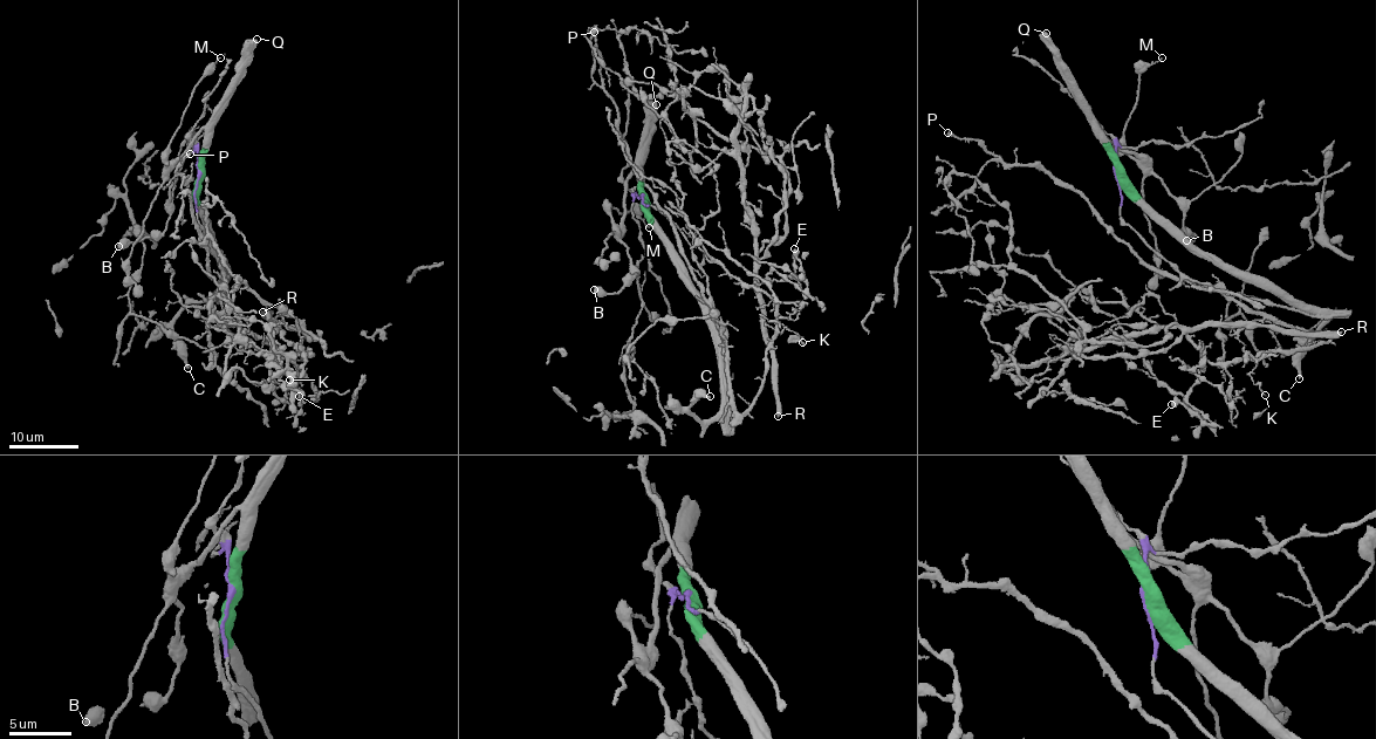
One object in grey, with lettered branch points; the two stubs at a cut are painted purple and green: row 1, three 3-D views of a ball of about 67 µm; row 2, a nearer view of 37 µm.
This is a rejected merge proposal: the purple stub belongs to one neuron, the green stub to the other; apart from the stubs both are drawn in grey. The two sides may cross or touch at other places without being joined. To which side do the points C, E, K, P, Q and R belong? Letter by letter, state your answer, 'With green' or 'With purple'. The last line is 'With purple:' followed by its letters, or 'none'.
C: With green
E: With purple
K: With purple
P: With purple
Q: With green
R: With purple
With purple: E, K, P, R

